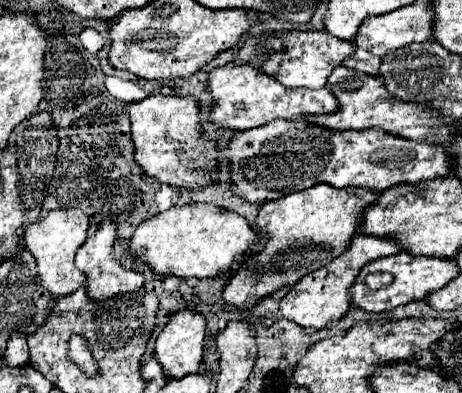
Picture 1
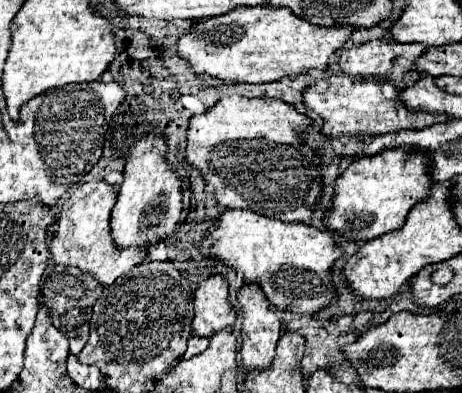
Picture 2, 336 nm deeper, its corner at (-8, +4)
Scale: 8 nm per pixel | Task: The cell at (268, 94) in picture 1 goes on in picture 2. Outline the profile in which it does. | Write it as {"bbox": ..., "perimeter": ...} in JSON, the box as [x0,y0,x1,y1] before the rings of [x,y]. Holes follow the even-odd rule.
{"bbox":[302,75,446,135],"perimeter":[[[330,75],[326,81],[308,85],[302,93],[306,111],[316,113],[322,119],[324,135],[358,135],[358,133],[390,133],[400,129],[424,129],[434,123],[446,121],[446,115],[412,113],[398,99],[398,89],[378,79],[356,79],[348,75]]]}

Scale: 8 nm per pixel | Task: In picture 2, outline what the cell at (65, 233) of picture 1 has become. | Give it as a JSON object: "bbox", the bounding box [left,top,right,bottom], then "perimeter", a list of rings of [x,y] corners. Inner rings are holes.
{"bbox":[50,181,146,285],"perimeter":[[[88,181],[82,183],[62,205],[60,217],[58,217],[58,229],[50,241],[50,259],[56,265],[64,267],[78,267],[80,271],[86,271],[88,275],[96,277],[102,285],[112,285],[116,277],[130,271],[134,265],[144,261],[146,251],[144,249],[124,249],[116,251],[112,237],[110,237],[110,211],[116,203],[116,193],[112,185],[106,181]]]}

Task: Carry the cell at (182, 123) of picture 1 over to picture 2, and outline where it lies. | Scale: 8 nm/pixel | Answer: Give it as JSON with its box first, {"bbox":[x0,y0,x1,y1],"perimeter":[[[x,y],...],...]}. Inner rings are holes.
{"bbox":[184,95,322,223],"perimeter":[[[240,95],[222,97],[208,111],[190,117],[184,161],[202,173],[204,181],[214,189],[214,197],[222,209],[250,209],[284,223],[308,223],[322,181],[312,149],[302,149],[300,145],[300,135],[308,125],[310,119],[306,115],[278,99],[248,99]]]}

